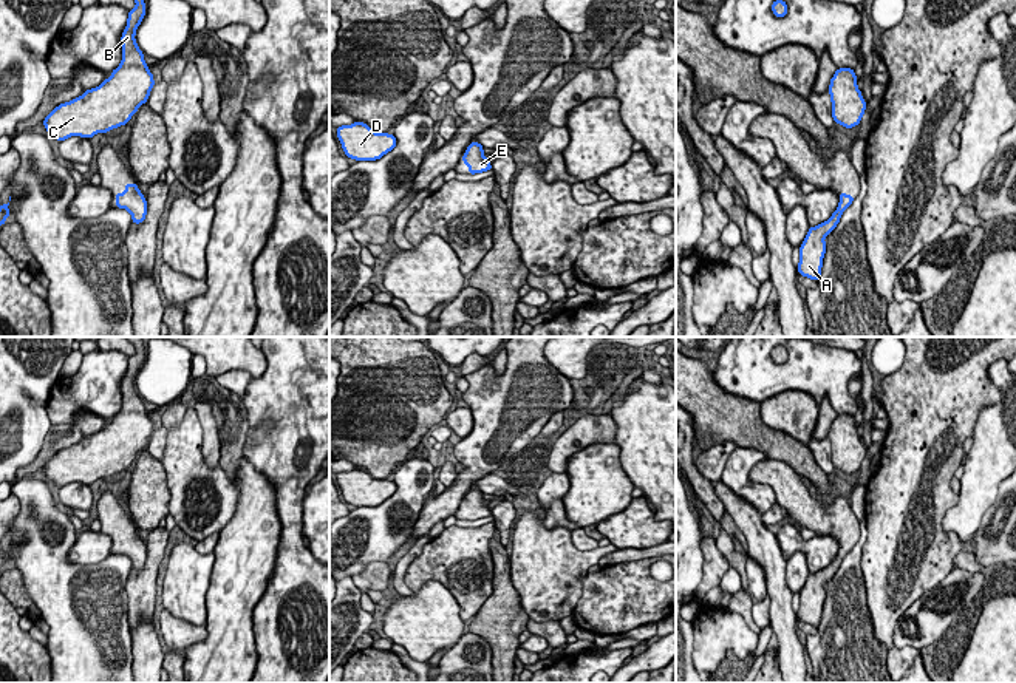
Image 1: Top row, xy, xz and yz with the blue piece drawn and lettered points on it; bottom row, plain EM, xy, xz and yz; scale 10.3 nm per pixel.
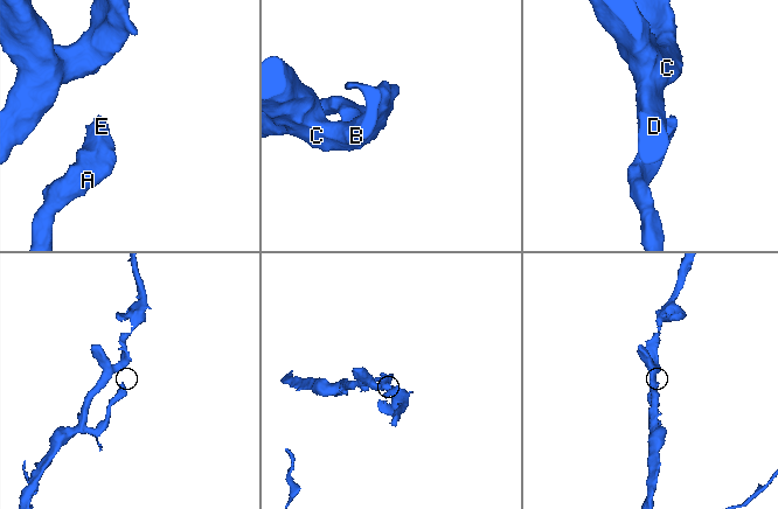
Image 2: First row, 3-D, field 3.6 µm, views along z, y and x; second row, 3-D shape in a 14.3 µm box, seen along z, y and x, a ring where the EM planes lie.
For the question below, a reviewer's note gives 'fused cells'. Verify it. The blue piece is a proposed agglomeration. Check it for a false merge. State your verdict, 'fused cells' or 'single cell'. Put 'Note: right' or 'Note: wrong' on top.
Note: wrong
single cell

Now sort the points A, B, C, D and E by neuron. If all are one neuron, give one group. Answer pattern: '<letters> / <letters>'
A B C D E

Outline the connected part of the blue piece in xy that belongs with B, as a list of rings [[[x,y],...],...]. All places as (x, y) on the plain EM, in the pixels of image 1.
[[[127,337],[136,348],[130,355],[125,377],[121,383],[122,406],[99,433],[60,450],[43,465],[46,477],[59,488],[71,484],[93,484],[125,471],[138,453],[145,450],[155,431],[153,420],[136,391],[136,375],[145,362],[142,337]]]

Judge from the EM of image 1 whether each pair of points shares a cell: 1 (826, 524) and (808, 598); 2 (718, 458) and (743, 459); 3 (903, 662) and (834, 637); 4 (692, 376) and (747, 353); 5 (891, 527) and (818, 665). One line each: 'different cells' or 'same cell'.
1: same cell
2: different cells
3: different cells
4: different cells
5: different cells

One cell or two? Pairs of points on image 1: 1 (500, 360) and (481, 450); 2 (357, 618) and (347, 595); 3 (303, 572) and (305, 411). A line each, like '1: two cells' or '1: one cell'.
1: two cells
2: one cell
3: one cell

